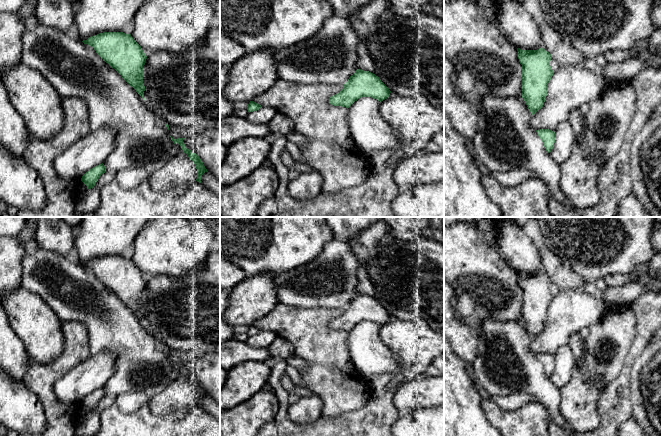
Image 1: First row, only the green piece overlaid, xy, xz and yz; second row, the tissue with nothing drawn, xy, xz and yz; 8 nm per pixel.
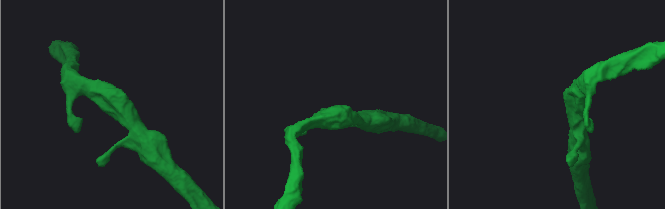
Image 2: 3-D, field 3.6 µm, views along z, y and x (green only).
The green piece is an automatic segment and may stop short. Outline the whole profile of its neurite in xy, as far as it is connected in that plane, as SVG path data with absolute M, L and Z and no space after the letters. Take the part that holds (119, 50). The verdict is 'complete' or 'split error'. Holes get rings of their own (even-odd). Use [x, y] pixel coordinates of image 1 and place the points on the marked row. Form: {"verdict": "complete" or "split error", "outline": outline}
{"verdict": "complete", "outline": "M103 32L82 42L92 46L96 53L145 100L143 66L147 56L131 34Z"}

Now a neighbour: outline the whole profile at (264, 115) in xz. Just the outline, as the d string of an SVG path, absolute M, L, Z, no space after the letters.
M261 107L257 111L248 113L245 119L253 124L268 124L277 113L273 107Z

